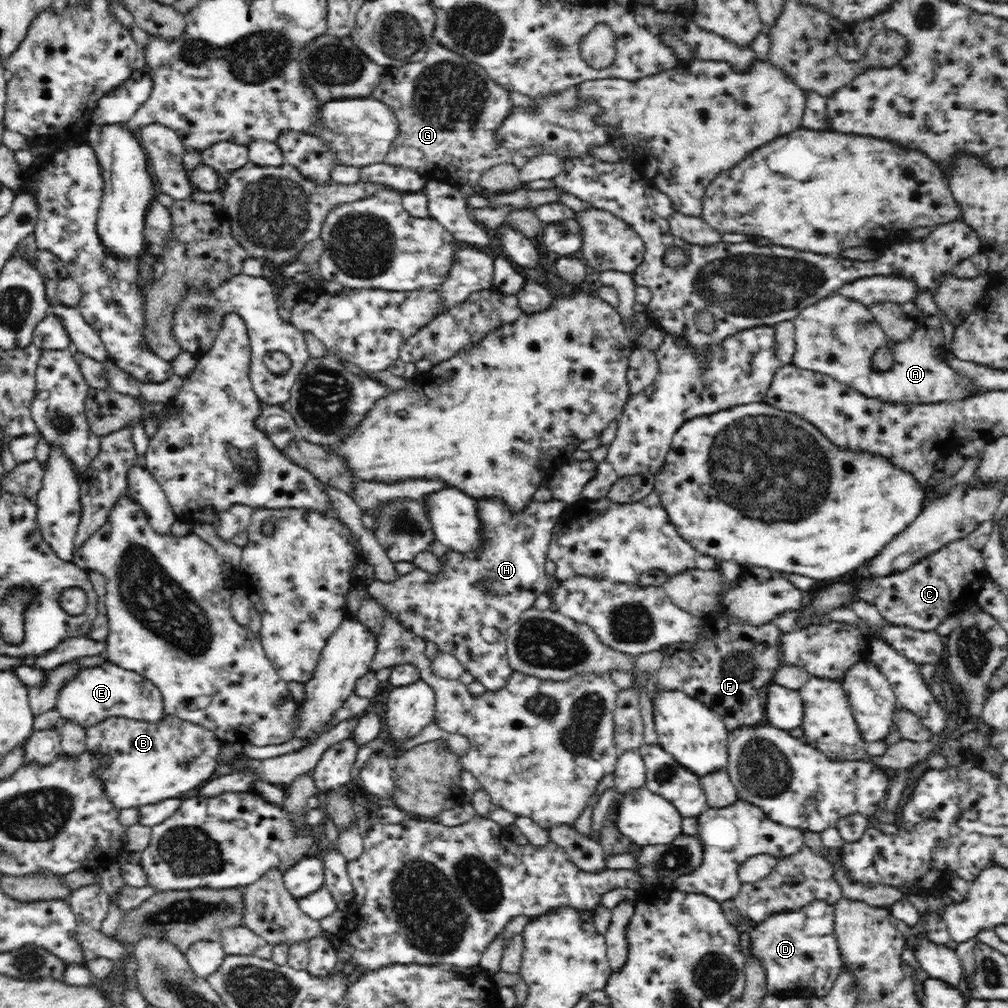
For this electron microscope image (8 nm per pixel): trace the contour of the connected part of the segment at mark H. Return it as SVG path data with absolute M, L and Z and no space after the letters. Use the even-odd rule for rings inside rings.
M478 496L474 503L479 522L477 545L463 551L448 547L448 550L437 558L436 571L414 566L393 581L374 578L366 589L369 596L401 628L426 643L432 642L438 648L438 653L451 654L457 658L462 668L474 677L474 681L484 686L487 692L500 692L506 688L513 673L507 659L508 628L518 620L521 612L533 606L539 594L549 589L552 579L549 578L544 563L548 557L552 529L564 512L566 504L556 498L548 502L532 499L517 510L499 496ZM486 628L494 628L498 632L494 642L488 642L488 638L484 636Z

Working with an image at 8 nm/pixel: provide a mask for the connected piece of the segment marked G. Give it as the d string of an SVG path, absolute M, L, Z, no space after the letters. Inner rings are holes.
M433 42L426 51L424 58L420 62L409 62L404 66L389 66L384 68L384 72L377 80L377 83L371 88L371 95L375 99L380 99L384 104L391 107L392 112L397 117L397 135L392 139L390 148L386 153L384 162L392 166L403 167L404 169L413 170L416 174L419 174L422 178L433 180L443 180L448 184L455 186L473 186L479 189L480 178L482 174L490 169L492 166L501 163L511 163L515 158L512 149L508 149L504 145L504 141L498 137L500 128L502 128L504 122L514 114L514 104L509 92L506 92L501 86L498 86L494 79L490 77L488 71L479 64L471 63L467 58L464 58L460 54L456 54L443 46Z

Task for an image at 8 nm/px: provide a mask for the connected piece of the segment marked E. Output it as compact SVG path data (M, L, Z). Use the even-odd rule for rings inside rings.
M106 660L102 665L86 667L74 682L64 686L55 710L65 722L86 731L108 718L122 717L154 724L162 722L168 715L164 703L162 691L146 675Z

